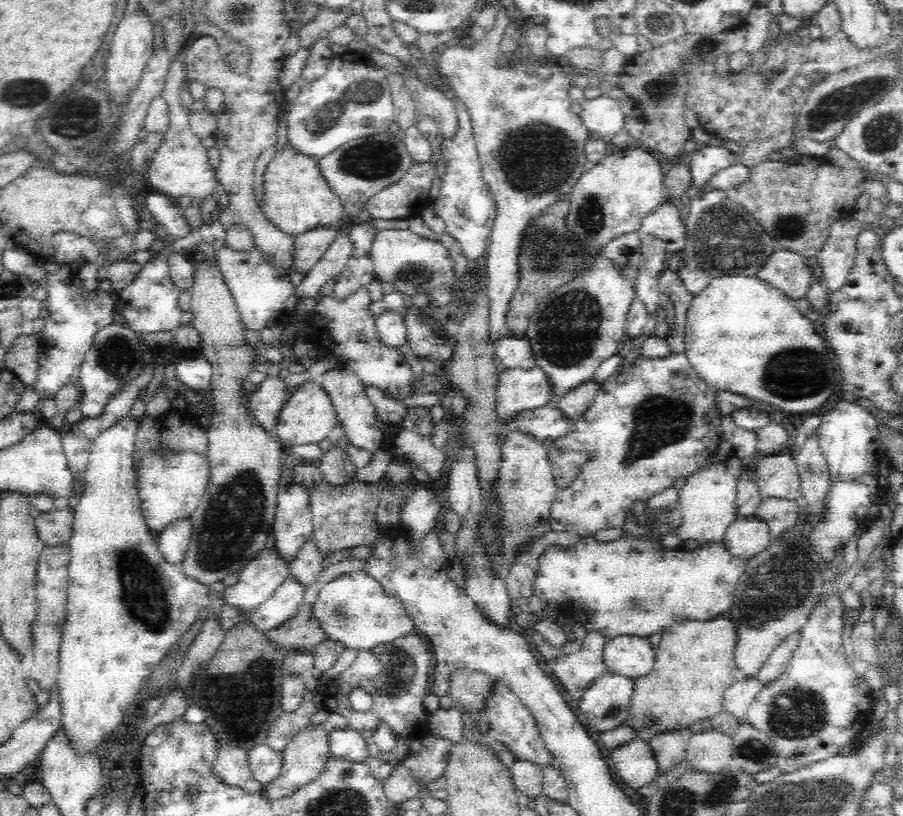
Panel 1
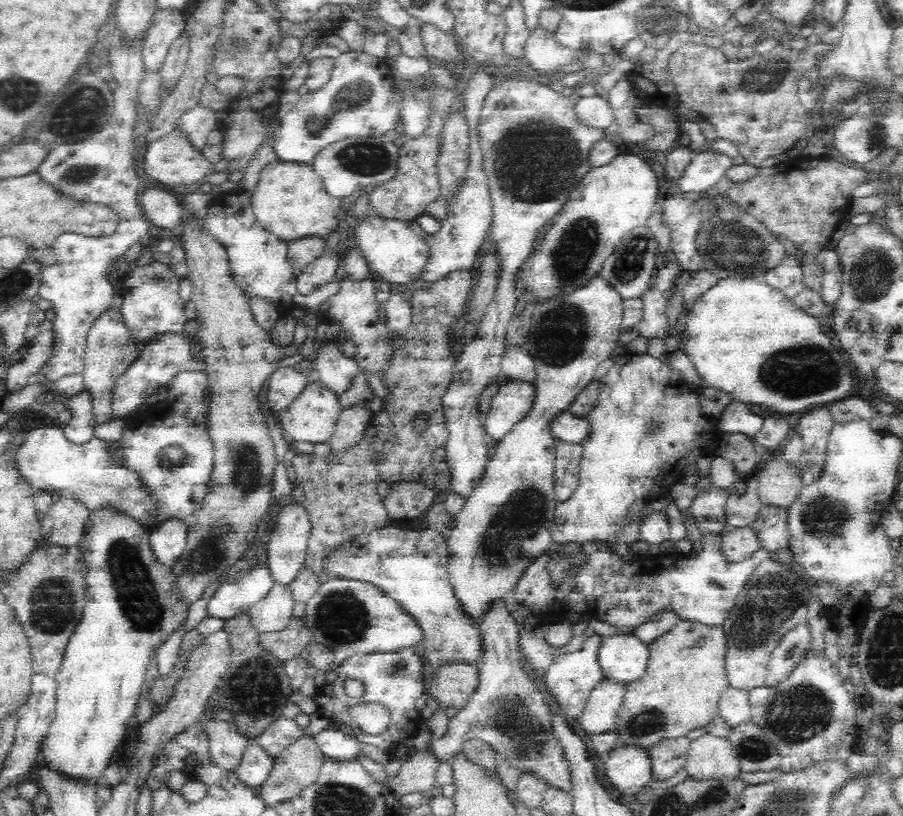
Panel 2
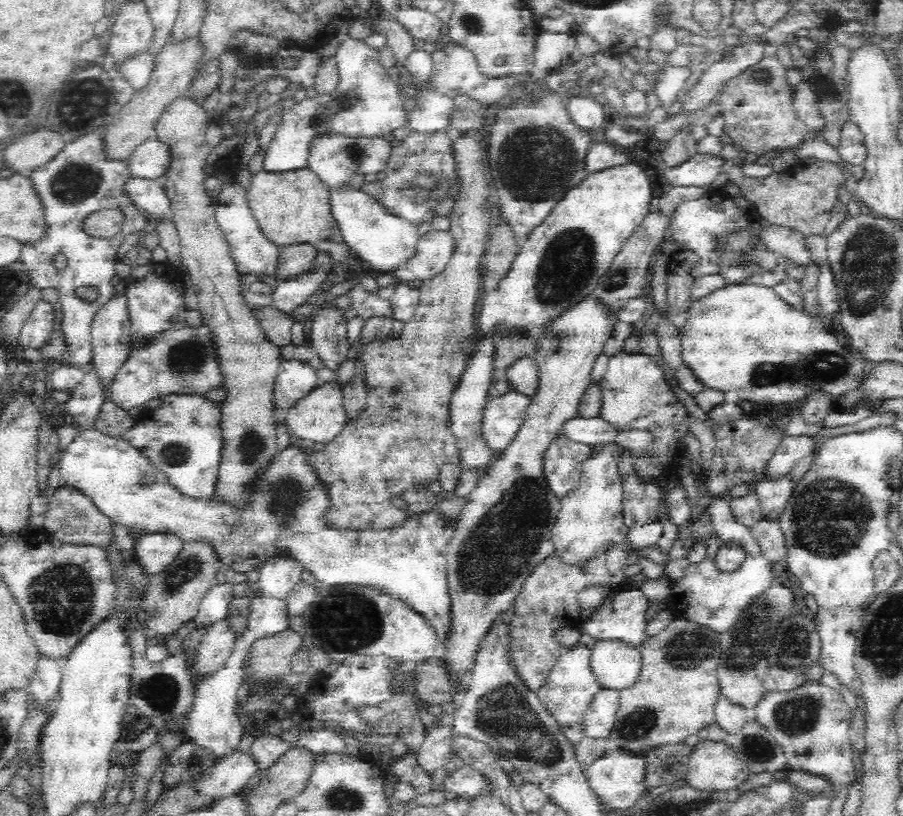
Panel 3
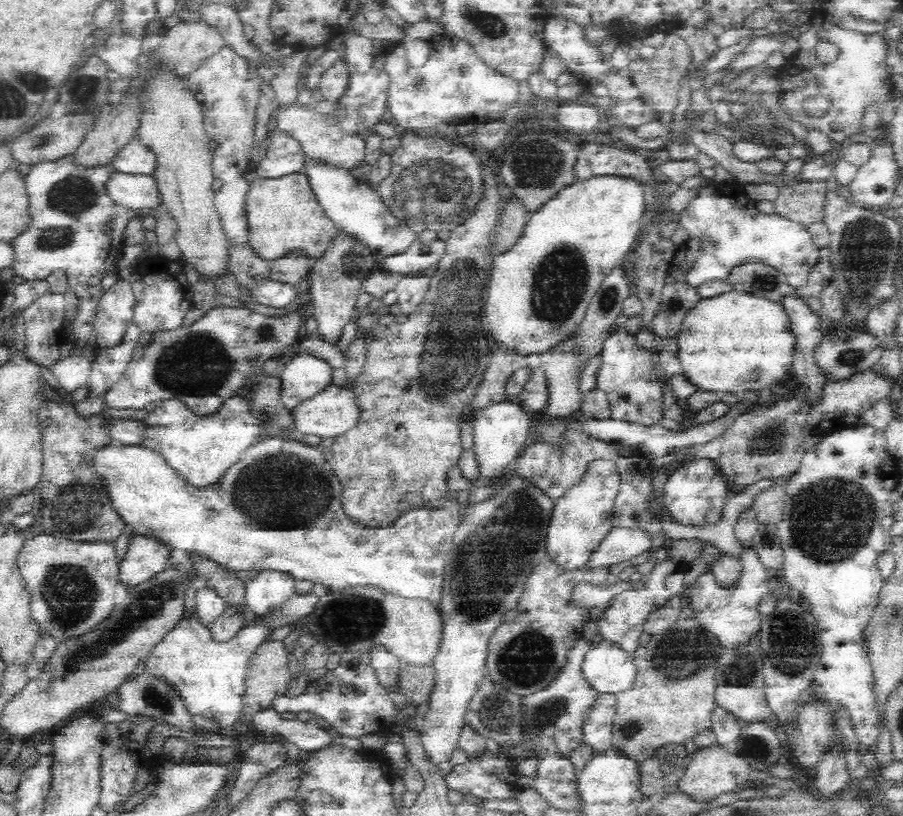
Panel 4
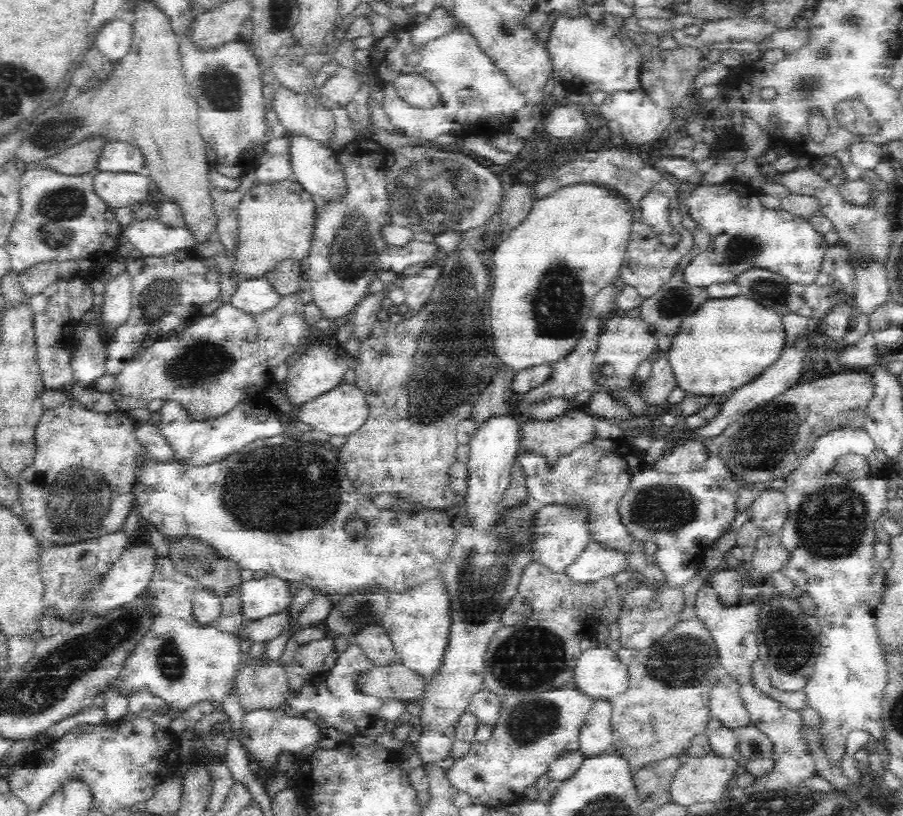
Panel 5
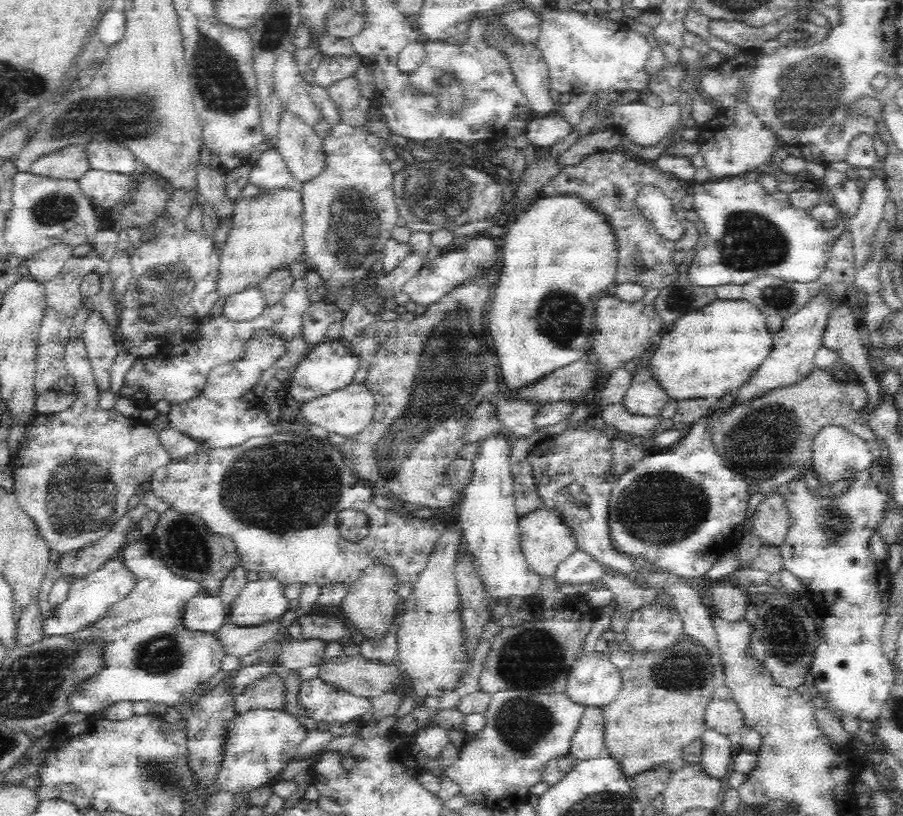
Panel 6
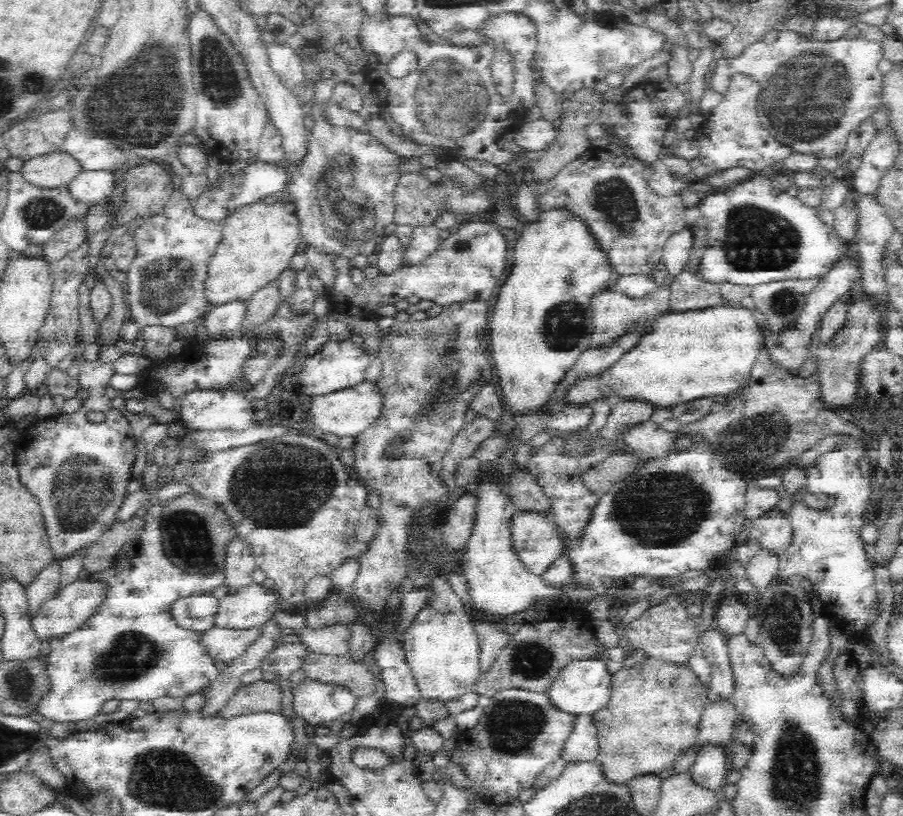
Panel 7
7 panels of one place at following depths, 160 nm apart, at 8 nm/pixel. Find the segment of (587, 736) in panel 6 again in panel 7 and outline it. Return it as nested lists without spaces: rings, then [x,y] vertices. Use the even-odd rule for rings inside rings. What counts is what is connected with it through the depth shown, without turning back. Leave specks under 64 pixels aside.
[[[578,715],[562,748],[560,759],[568,763],[592,762],[596,761],[598,750],[598,734],[593,715]]]

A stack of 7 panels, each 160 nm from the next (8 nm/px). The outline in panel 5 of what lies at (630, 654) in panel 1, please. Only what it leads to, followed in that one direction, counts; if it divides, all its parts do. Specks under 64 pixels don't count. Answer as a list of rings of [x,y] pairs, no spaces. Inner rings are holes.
[[[606,646],[582,651],[573,670],[573,686],[591,700],[610,700],[628,686],[627,666]]]

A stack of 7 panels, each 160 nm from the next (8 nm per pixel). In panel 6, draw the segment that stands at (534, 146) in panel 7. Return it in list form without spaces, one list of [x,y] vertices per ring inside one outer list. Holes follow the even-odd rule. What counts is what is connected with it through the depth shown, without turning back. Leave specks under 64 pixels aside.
[[[557,110],[546,117],[535,117],[530,120],[525,126],[524,133],[529,144],[538,149],[548,150],[571,134],[571,131],[571,126]]]

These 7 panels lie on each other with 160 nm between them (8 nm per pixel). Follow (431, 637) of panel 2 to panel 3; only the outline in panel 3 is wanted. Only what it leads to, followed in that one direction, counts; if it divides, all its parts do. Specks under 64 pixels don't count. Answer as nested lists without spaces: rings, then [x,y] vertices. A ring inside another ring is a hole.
[[[93,428],[80,430],[76,438],[68,444],[62,454],[58,455],[57,453],[52,455],[52,459],[50,460],[50,470],[52,470],[52,468],[58,470],[62,482],[68,483],[72,485],[72,487],[76,487],[77,489],[80,489],[80,491],[85,492],[86,495],[94,501],[94,505],[96,505],[104,515],[109,516],[110,519],[115,522],[120,531],[129,533],[132,536],[139,537],[148,534],[167,534],[177,536],[183,544],[204,543],[208,545],[208,547],[214,549],[214,555],[217,556],[217,559],[221,564],[223,566],[229,566],[234,573],[259,570],[259,568],[262,568],[262,566],[270,560],[278,558],[292,559],[299,564],[300,568],[309,571],[310,574],[314,575],[315,580],[322,582],[323,586],[327,588],[335,588],[337,585],[372,587],[379,593],[385,595],[388,594],[388,596],[404,601],[410,608],[413,608],[416,612],[422,613],[422,616],[425,616],[426,619],[429,620],[430,625],[432,625],[438,633],[439,644],[441,644],[441,640],[449,631],[451,600],[447,585],[447,560],[445,559],[445,553],[452,536],[454,536],[454,532],[456,532],[456,528],[458,528],[457,519],[450,520],[445,513],[438,510],[432,510],[423,512],[422,514],[408,515],[406,519],[394,528],[370,529],[369,531],[353,531],[350,529],[336,528],[334,527],[334,524],[326,519],[326,514],[328,514],[330,510],[330,489],[326,487],[324,481],[318,476],[318,471],[314,469],[314,465],[310,464],[309,452],[306,450],[300,450],[300,448],[296,448],[296,446],[288,445],[287,448],[284,448],[283,452],[276,451],[272,460],[262,468],[258,476],[254,476],[254,479],[247,485],[246,498],[238,504],[230,503],[230,501],[222,499],[204,500],[202,498],[190,497],[182,493],[176,486],[168,482],[164,471],[154,467],[149,457],[144,456],[137,448],[134,448],[134,445],[131,445],[129,441],[106,436]]]

